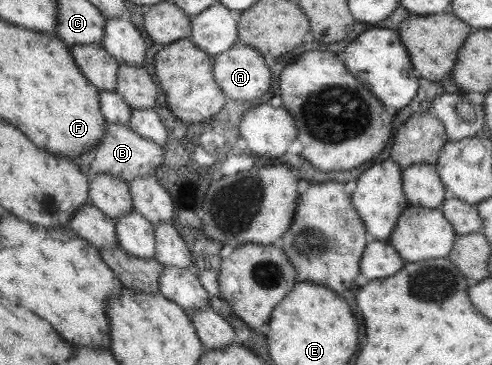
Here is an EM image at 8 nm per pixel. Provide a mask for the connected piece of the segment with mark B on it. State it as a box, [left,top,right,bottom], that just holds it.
[77,123,163,183]

